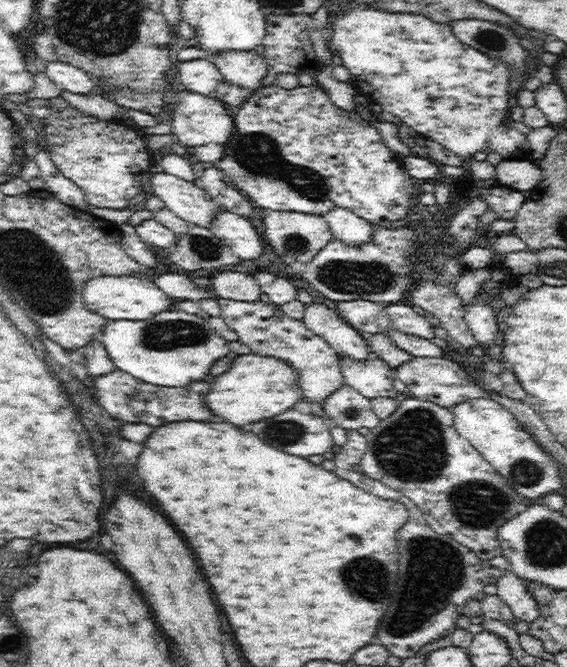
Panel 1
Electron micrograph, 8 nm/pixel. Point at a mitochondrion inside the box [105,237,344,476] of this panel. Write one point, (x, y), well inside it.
(165, 335)

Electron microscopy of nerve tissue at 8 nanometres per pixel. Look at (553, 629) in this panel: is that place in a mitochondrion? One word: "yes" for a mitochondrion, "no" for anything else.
no

